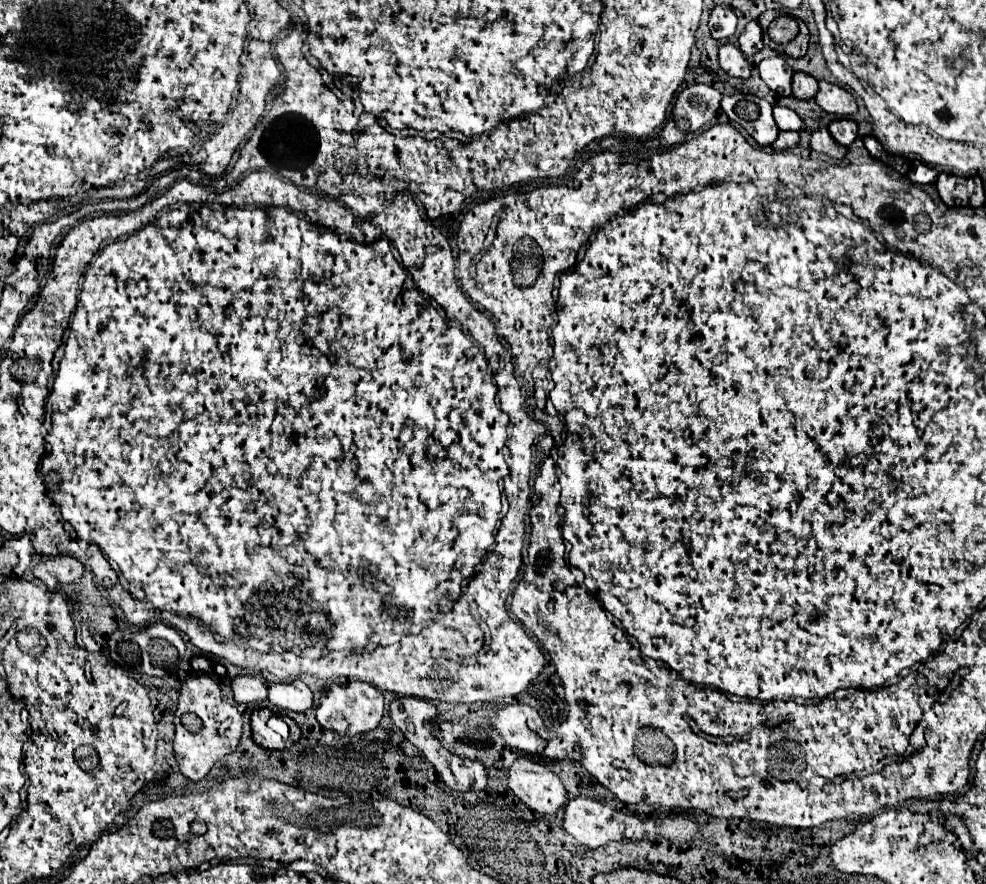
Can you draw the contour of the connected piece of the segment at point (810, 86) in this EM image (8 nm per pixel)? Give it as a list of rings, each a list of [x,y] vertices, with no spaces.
[[[795,72],[793,76],[793,96],[795,98],[813,98],[817,92],[817,80],[809,74]]]

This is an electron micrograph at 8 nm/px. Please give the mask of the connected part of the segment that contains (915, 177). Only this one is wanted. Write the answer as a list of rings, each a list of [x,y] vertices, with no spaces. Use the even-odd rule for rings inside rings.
[[[915,162],[911,172],[909,172],[909,180],[913,184],[933,184],[937,180],[937,174],[939,172],[935,168],[931,168],[931,166],[923,164],[923,162]]]

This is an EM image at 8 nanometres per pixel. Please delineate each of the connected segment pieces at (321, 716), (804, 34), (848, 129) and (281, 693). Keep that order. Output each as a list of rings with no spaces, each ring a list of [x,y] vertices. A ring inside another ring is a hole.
[[[355,680],[355,682],[349,682],[347,686],[333,684],[333,686],[325,688],[321,692],[321,700],[315,710],[315,716],[323,728],[337,732],[337,734],[353,736],[353,734],[375,730],[383,718],[383,708],[385,708],[383,694],[375,686],[371,686],[369,682]]]
[[[799,20],[799,28],[801,28],[799,36],[785,46],[785,54],[791,56],[791,58],[801,58],[801,56],[805,56],[807,46],[809,46],[809,28],[807,28],[807,24],[805,24],[803,20]]]
[[[849,118],[833,120],[833,122],[829,124],[829,132],[831,132],[831,136],[833,136],[839,144],[851,146],[851,144],[855,142],[855,138],[857,138],[857,124],[855,124],[853,120],[849,120]]]
[[[301,680],[291,684],[271,684],[269,702],[279,710],[307,712],[313,708],[313,692]]]

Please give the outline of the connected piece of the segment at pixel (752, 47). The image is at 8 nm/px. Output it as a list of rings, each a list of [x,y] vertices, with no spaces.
[[[757,20],[749,22],[743,34],[739,36],[739,50],[745,52],[745,56],[753,56],[763,48],[763,30],[757,24]]]

